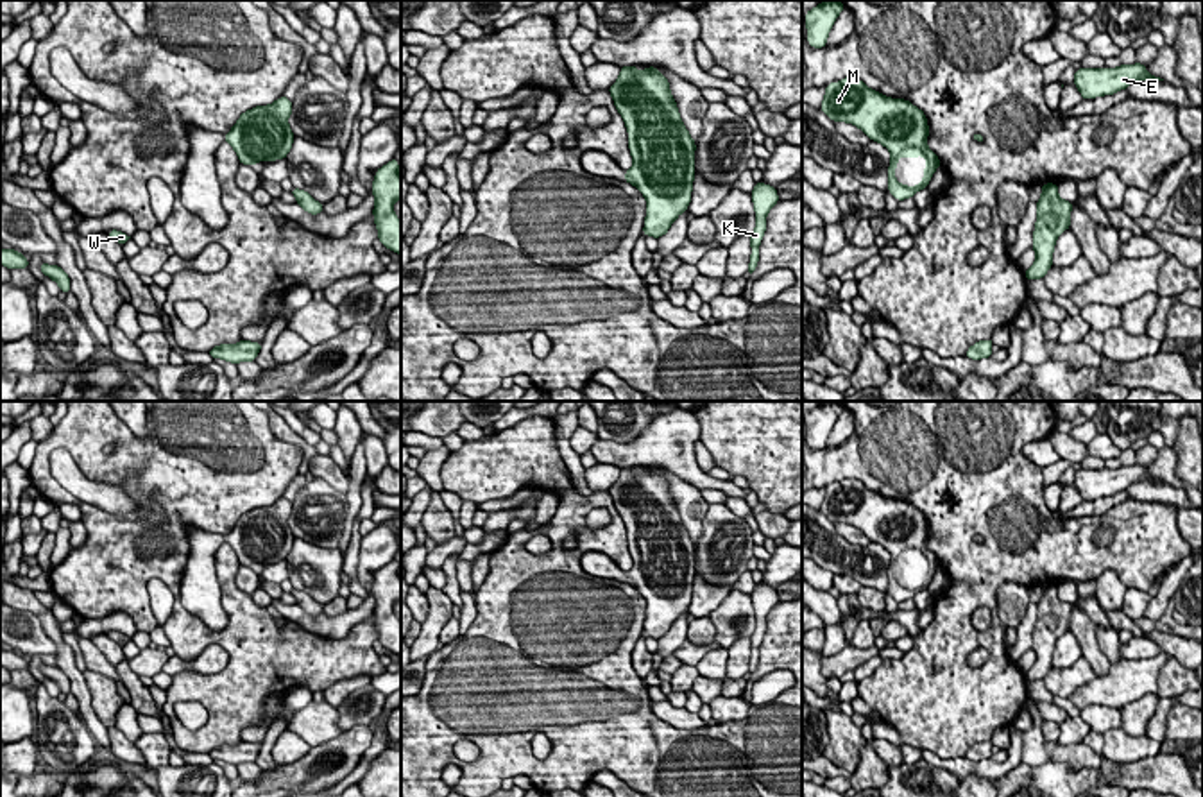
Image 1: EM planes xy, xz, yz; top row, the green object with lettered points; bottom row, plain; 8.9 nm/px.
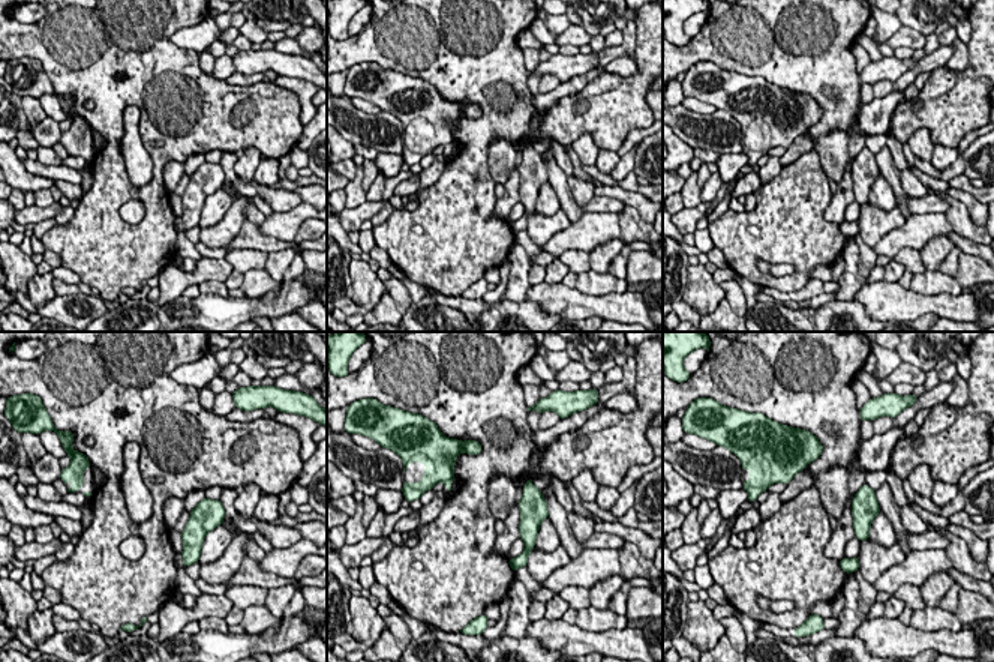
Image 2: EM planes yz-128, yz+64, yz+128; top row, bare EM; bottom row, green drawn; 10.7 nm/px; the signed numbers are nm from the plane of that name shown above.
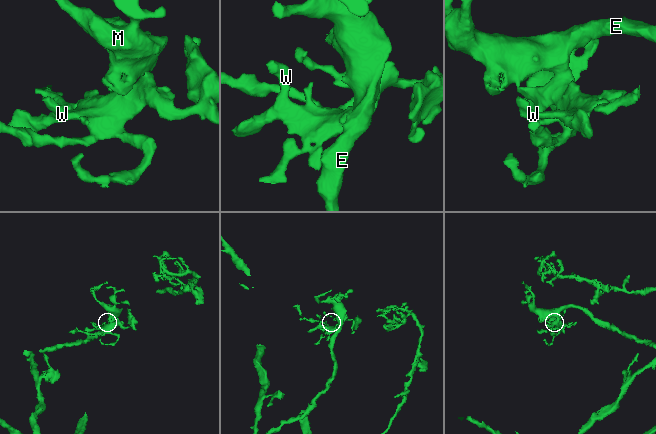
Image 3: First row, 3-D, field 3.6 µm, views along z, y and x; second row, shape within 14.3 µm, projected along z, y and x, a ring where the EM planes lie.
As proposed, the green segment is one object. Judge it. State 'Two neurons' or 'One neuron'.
One neuron

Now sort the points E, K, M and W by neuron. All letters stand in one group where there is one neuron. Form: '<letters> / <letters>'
E K M W

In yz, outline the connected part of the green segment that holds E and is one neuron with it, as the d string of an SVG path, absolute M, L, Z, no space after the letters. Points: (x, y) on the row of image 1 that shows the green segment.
M1121 64L1117 68L1079 68L1074 73L1074 86L1079 90L1083 100L1105 95L1113 95L1126 90L1137 81L1164 81L1151 75L1144 64Z

